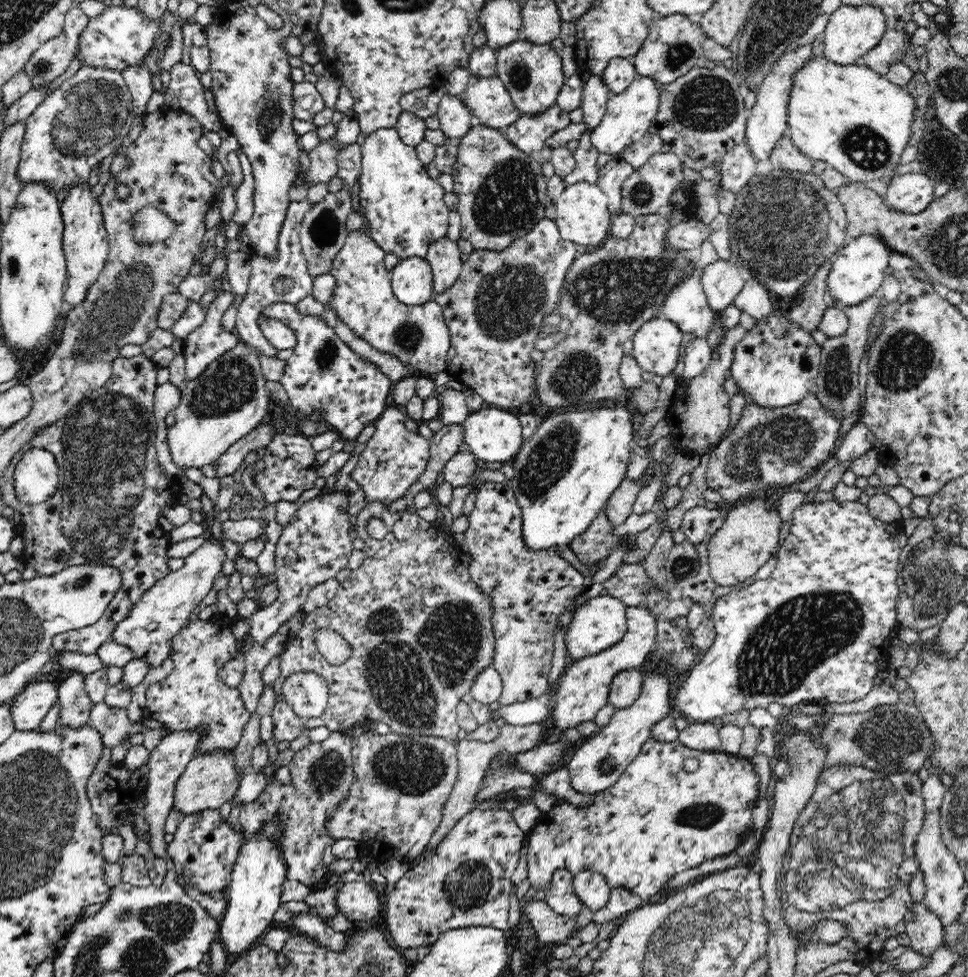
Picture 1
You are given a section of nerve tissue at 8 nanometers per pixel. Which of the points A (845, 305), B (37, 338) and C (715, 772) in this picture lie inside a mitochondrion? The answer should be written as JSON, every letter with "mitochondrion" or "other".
{"A":"other","B":"other","C":"other"}

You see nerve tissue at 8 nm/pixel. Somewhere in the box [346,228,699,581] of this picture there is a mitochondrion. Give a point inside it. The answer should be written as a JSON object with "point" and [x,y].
{"point":[617,291]}

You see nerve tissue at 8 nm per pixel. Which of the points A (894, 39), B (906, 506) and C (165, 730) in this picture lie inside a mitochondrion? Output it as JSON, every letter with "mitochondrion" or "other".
{"A":"other","B":"other","C":"other"}

